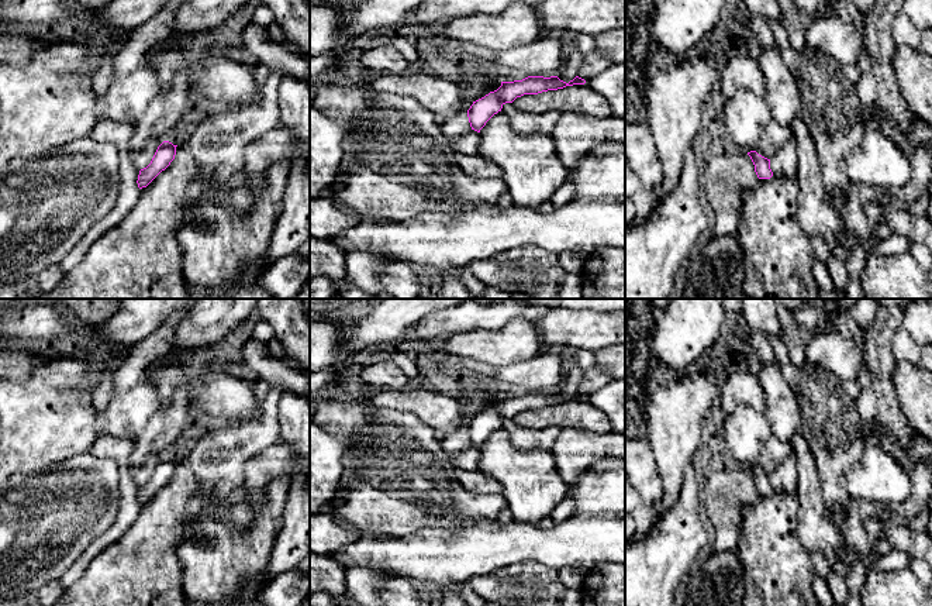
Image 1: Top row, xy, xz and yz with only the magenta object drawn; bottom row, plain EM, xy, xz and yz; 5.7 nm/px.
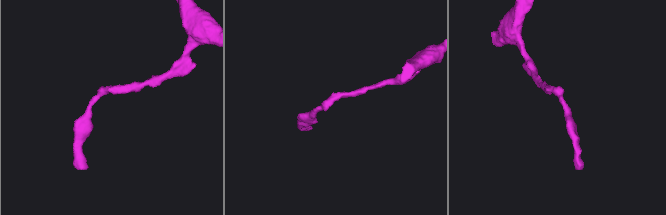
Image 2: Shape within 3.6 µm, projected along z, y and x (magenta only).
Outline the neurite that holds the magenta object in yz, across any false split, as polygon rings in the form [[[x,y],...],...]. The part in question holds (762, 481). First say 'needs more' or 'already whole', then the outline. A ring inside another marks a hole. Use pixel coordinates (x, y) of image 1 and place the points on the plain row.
already whole | [[[750,466],[748,468],[748,471],[755,481],[755,488],[759,495],[770,495],[773,492],[773,488],[770,485],[770,475],[759,471],[756,466]]]

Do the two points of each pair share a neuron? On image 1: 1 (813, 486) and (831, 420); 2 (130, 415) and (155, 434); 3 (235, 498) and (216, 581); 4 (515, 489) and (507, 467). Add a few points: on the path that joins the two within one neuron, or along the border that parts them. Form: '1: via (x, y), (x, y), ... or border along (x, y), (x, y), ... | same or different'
1: border along (804, 440), (811, 450), (821, 496), (825, 503) | different
2: border along (158, 407), (145, 427), (133, 438) | different
3: via (213, 510), (211, 539), (216, 547), (216, 558) | same
4: via (515, 484), (513, 472) | same

